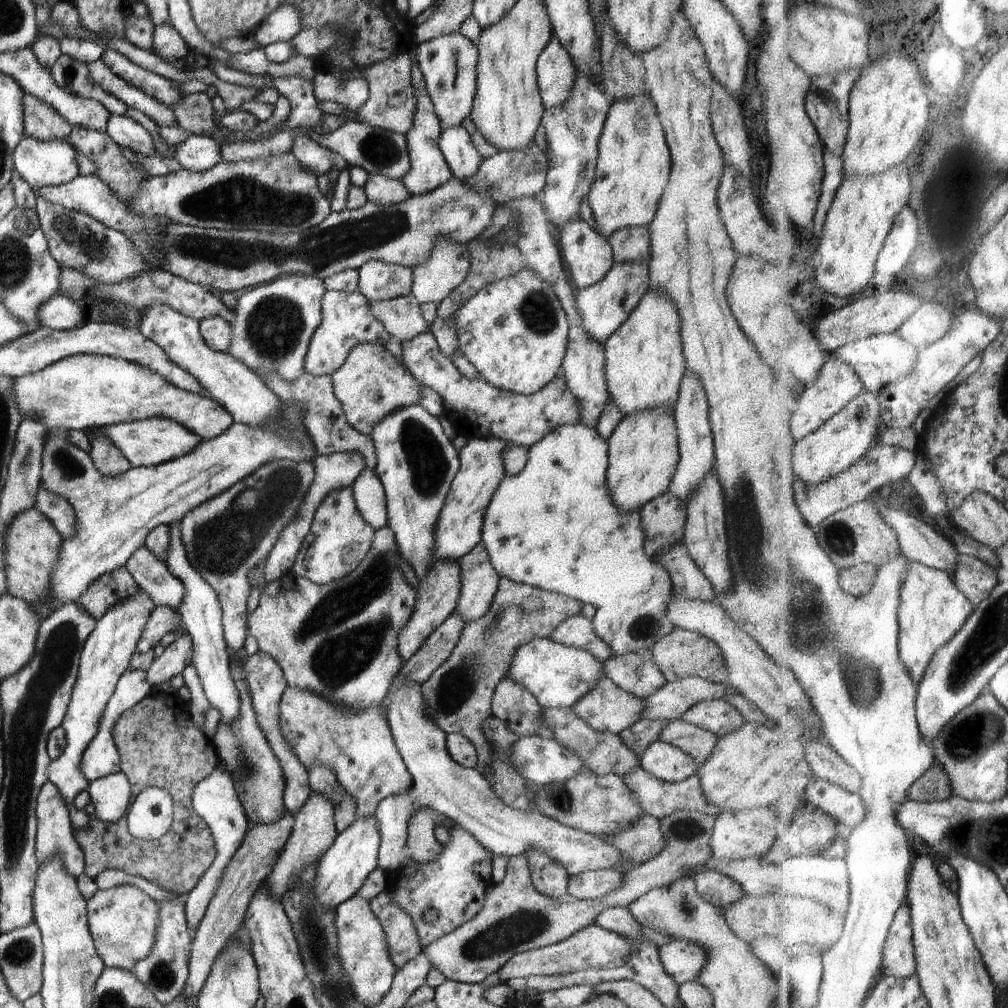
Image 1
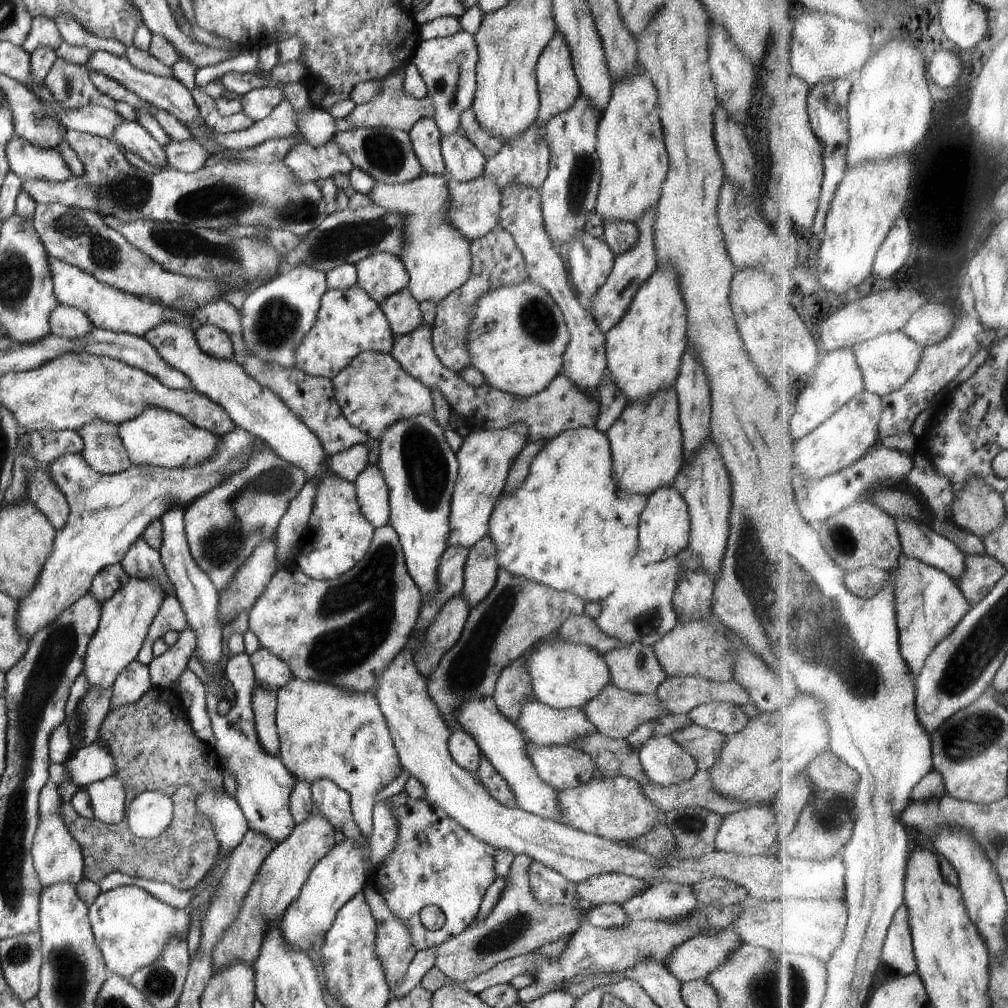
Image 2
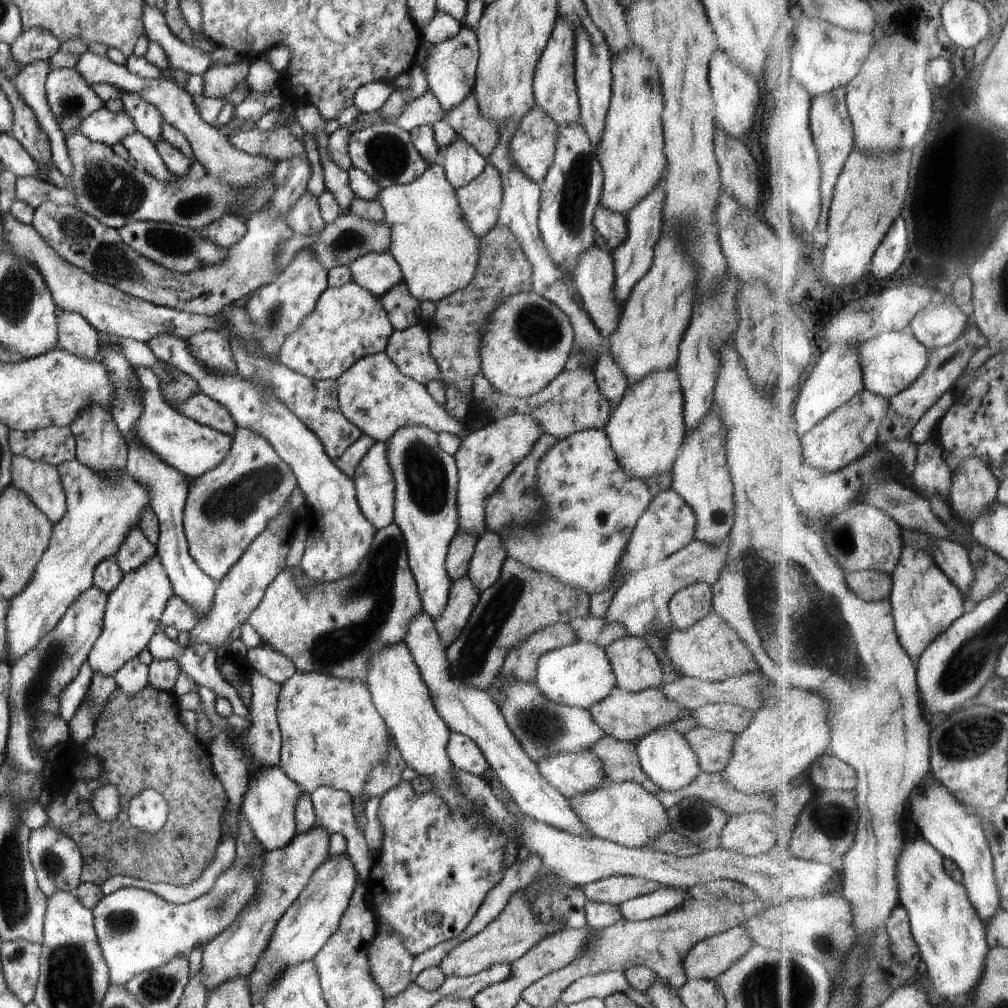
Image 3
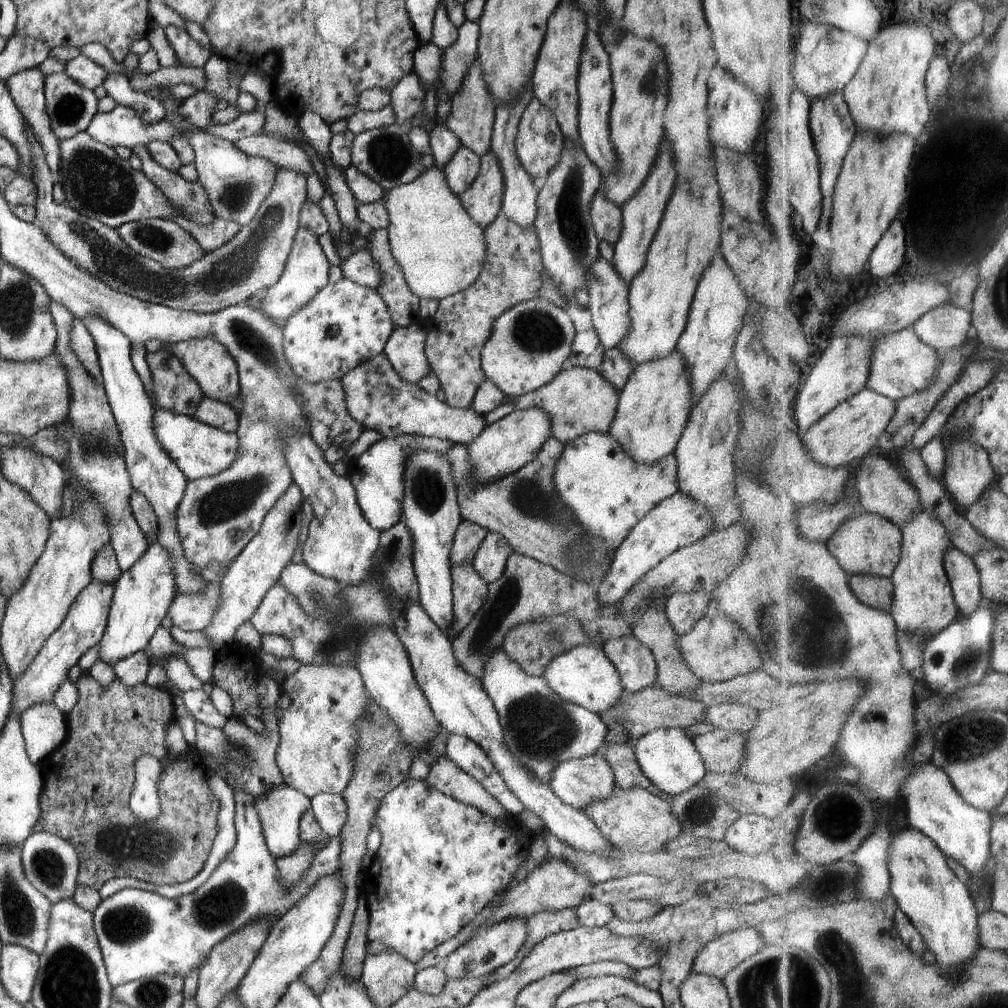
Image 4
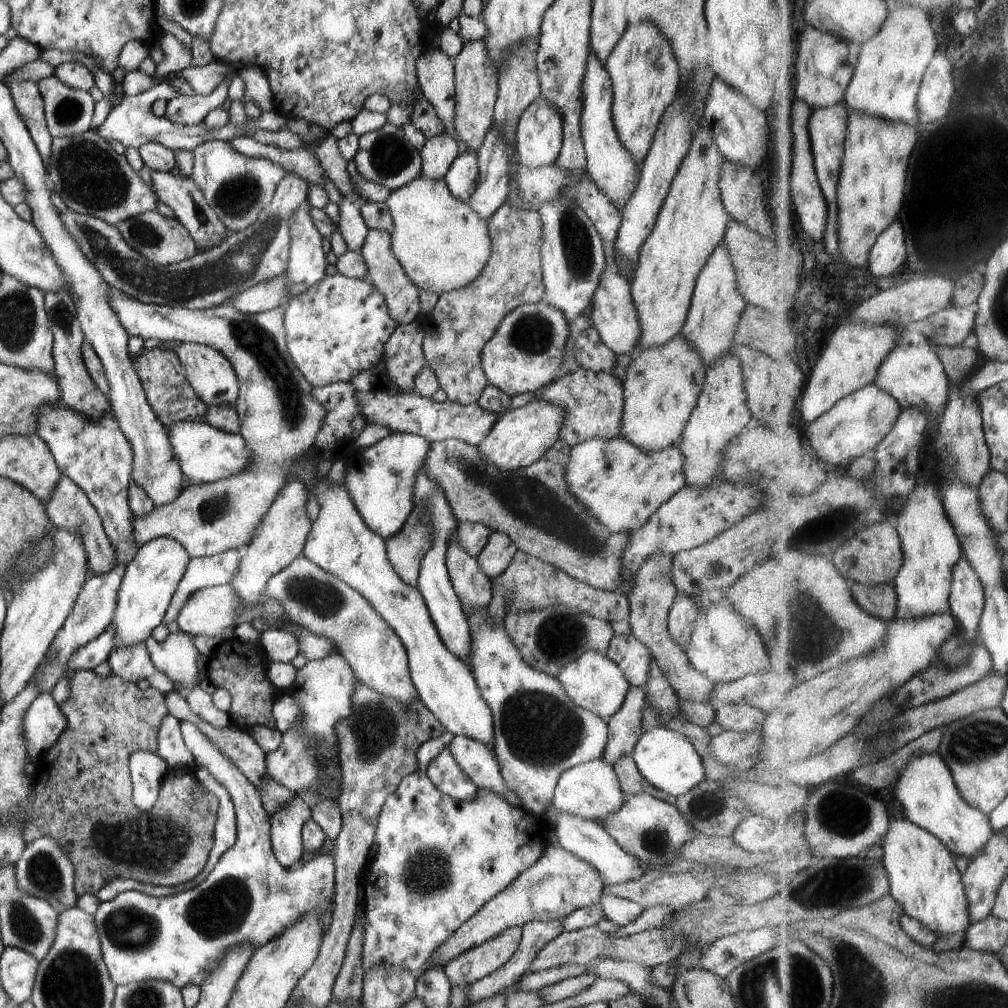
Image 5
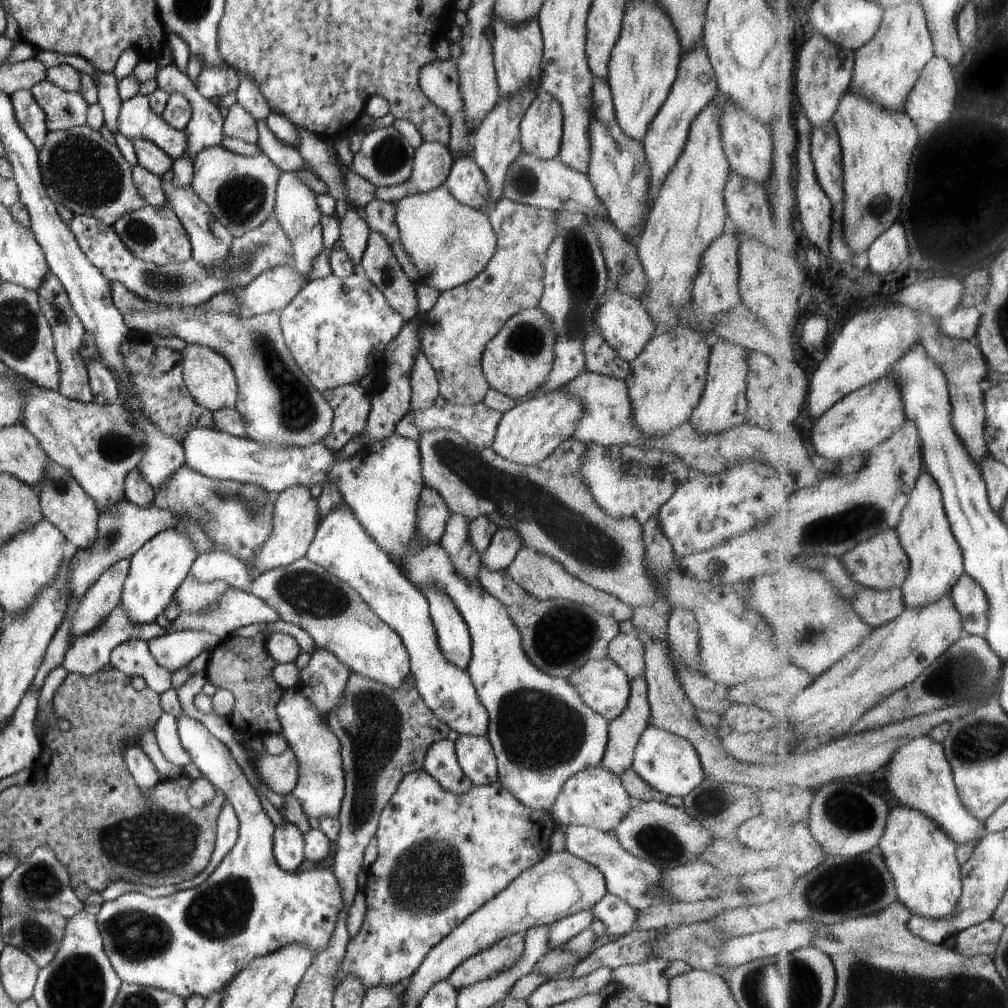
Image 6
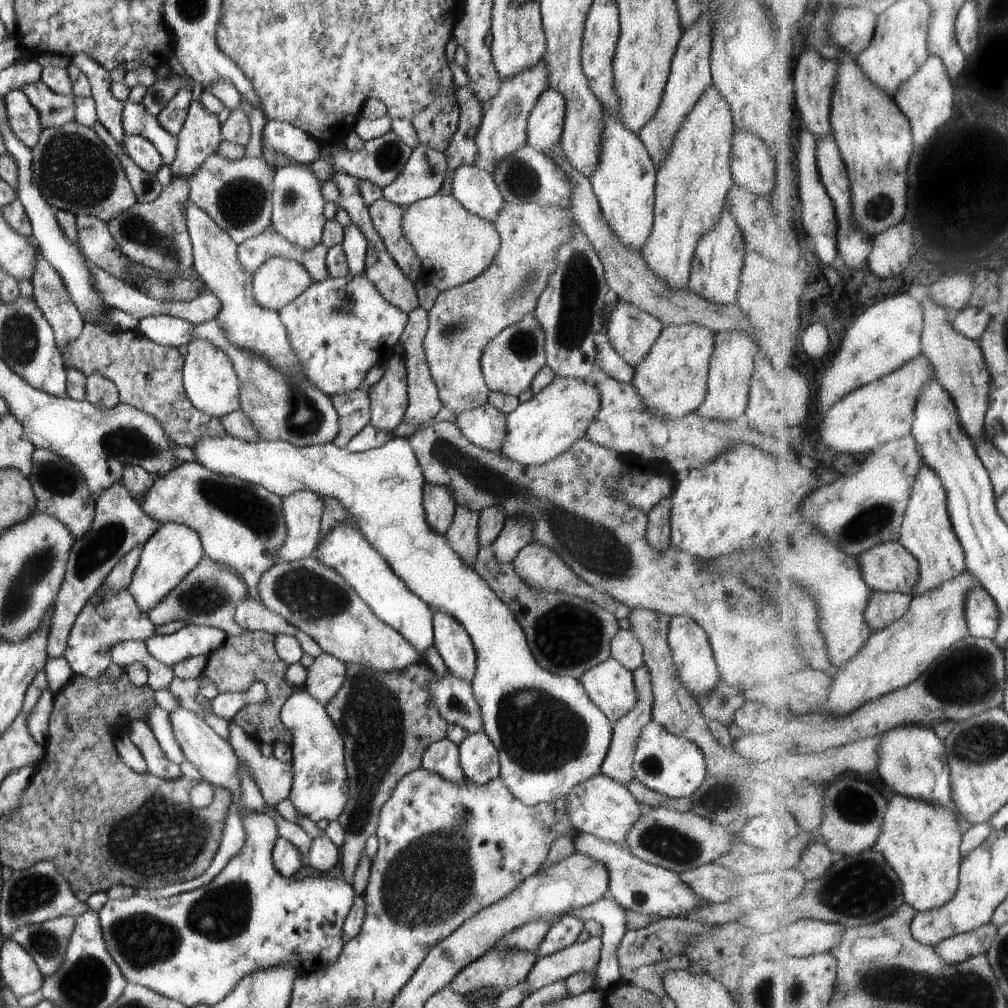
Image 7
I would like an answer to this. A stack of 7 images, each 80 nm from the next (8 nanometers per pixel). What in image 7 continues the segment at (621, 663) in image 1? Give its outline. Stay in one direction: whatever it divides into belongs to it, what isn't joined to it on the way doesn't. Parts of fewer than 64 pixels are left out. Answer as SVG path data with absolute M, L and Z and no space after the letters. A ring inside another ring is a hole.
M620 629L611 640L611 656L629 671L644 665L643 648L631 629Z

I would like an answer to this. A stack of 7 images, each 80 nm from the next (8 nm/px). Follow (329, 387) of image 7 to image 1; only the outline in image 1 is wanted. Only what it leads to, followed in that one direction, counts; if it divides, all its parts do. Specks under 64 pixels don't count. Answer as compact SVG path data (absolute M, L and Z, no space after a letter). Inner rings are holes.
M358 290L356 292L327 291L321 300L321 312L320 326L316 328L310 340L306 362L304 362L304 370L314 377L323 375L332 377L332 374L346 361L348 352L356 348L356 344L374 342L382 345L391 338L386 328L372 316L368 308L368 300Z

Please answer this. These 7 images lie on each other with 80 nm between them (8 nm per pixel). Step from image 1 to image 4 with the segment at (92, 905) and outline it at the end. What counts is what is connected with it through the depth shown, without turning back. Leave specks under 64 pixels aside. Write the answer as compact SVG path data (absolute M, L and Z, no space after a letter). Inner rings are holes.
M228 775L225 781L233 788L237 841L230 854L224 857L198 890L170 900L140 889L124 889L110 898L101 899L98 908L93 912L93 927L97 934L108 980L113 987L154 975L178 974L186 978L195 969L199 970L206 962L212 948L227 936L256 921L273 925L308 894L320 877L337 872L341 851L339 836L330 838L326 848L313 856L308 870L301 879L287 887L279 875L275 856L267 847L260 817L255 807L255 798L240 785L235 785L232 775Z

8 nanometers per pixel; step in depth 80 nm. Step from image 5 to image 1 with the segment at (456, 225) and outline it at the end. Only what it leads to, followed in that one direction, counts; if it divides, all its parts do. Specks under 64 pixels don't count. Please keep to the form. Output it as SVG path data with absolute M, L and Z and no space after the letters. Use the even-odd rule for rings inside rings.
M370 175L363 190L368 203L382 207L397 206L412 196L400 180L388 179L381 175ZM438 239L427 262L411 268L414 272L414 282L411 294L420 304L434 302L438 305L458 284L464 282L471 266L471 257L467 253L467 246L453 243L449 239Z

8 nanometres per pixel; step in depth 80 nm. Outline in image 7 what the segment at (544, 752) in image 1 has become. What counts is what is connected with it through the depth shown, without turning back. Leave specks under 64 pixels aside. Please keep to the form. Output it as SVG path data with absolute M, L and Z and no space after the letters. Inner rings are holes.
M602 774L576 785L569 792L567 801L569 821L578 830L597 836L600 840L621 845L626 840L628 831L640 820L646 809L624 785Z

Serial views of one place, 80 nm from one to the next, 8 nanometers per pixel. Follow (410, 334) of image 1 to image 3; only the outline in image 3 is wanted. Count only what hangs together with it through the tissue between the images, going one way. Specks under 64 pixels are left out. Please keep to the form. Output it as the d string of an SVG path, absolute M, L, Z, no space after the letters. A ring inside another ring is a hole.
M406 283L396 284L379 297L395 331L403 331L422 321L420 302L409 293Z

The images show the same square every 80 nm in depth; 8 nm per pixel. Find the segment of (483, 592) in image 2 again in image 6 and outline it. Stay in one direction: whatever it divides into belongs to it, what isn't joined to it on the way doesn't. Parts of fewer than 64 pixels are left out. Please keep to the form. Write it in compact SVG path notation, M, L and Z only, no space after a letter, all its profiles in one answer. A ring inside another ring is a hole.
M500 529L494 533L489 547L481 554L482 564L493 571L507 569L517 552L523 547L516 529Z

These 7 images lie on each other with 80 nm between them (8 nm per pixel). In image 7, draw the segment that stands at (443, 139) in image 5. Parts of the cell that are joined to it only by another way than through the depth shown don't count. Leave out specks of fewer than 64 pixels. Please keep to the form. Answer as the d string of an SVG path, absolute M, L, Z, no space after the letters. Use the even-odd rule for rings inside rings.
M419 144L412 149L402 172L383 188L383 197L406 208L438 193L446 173L447 162L443 153Z

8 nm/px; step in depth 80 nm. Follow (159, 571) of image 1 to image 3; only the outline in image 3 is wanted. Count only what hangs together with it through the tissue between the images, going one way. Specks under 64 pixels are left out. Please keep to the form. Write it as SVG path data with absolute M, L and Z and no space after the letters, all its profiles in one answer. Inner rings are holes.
M132 527L121 546L117 548L115 559L120 570L127 573L147 563L156 552L155 546L148 542L142 531L138 527Z

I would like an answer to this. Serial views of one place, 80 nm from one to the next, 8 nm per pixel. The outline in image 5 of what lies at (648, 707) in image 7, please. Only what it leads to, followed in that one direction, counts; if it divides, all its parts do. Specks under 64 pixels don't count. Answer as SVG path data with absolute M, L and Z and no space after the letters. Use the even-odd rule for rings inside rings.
M632 685L625 701L614 716L607 721L607 743L603 759L613 766L626 755L632 755L643 733L643 714L647 706L643 687Z

